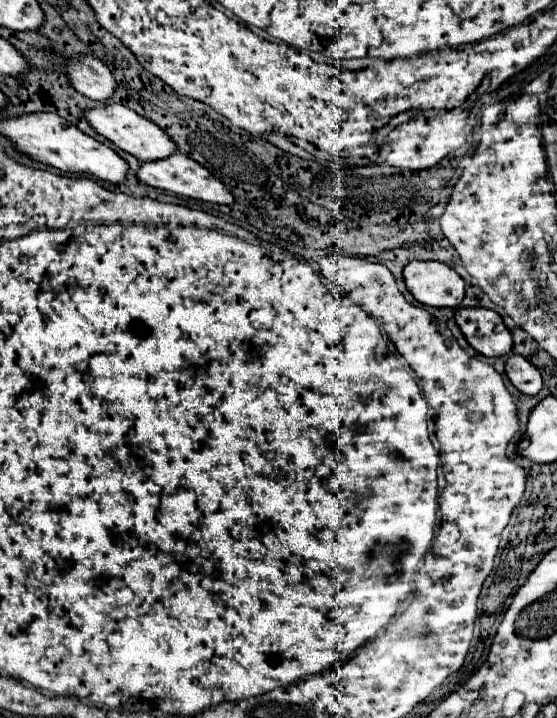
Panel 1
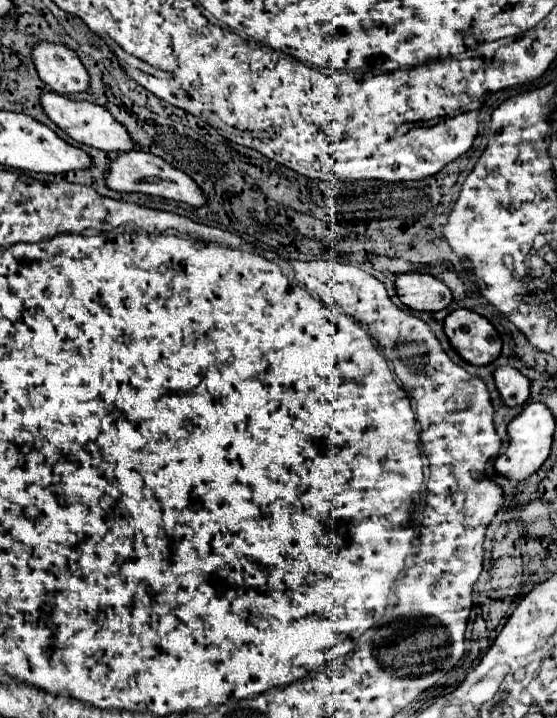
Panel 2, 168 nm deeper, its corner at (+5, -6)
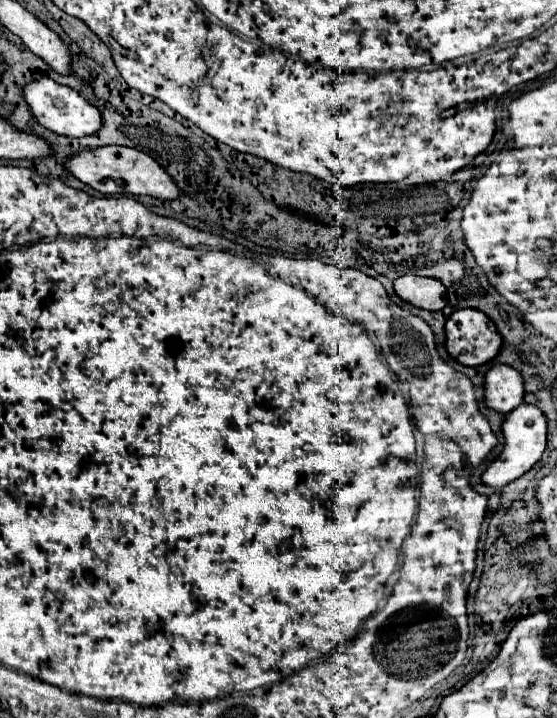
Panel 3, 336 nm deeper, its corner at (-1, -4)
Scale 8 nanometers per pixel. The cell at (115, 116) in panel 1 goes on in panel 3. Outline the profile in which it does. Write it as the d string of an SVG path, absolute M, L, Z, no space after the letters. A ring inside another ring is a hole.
M38 78L34 82L28 82L26 86L22 86L22 98L28 106L28 110L32 110L32 116L36 118L36 122L56 134L62 136L88 136L98 132L98 128L102 126L102 116L98 112L98 108L90 106L76 90L70 90L66 86L56 84L52 78Z

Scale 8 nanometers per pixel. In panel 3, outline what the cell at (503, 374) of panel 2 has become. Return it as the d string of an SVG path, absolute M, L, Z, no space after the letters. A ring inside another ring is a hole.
M494 364L484 376L484 400L486 406L494 412L512 412L524 400L520 372L506 364Z

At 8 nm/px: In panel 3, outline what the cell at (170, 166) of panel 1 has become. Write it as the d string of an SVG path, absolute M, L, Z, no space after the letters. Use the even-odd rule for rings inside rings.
M100 146L94 150L80 150L64 162L64 168L74 178L78 178L80 182L94 188L100 194L148 194L162 200L174 200L180 196L180 190L176 188L172 178L166 174L166 170L158 166L154 158L150 158L148 154L136 148Z

